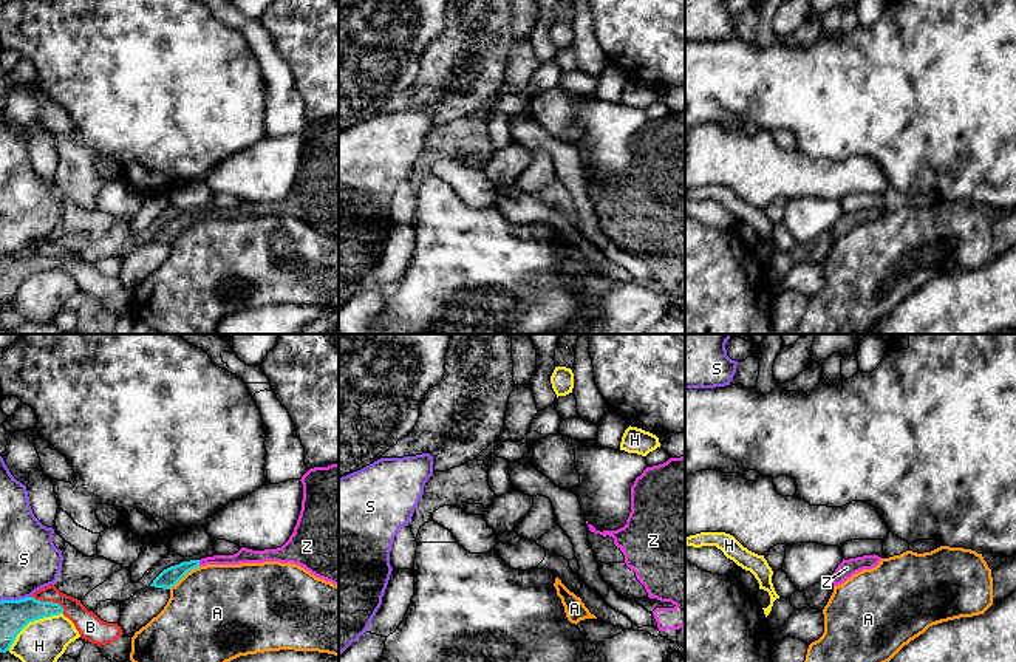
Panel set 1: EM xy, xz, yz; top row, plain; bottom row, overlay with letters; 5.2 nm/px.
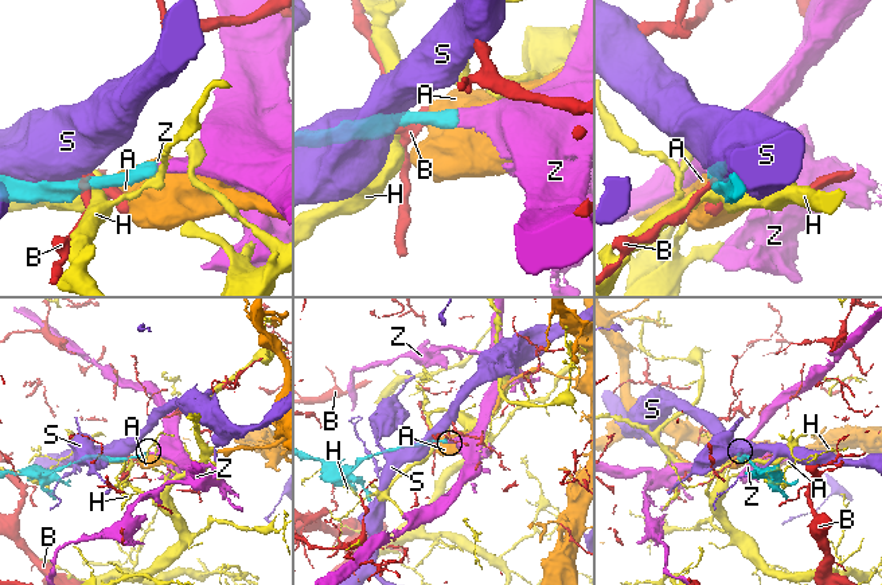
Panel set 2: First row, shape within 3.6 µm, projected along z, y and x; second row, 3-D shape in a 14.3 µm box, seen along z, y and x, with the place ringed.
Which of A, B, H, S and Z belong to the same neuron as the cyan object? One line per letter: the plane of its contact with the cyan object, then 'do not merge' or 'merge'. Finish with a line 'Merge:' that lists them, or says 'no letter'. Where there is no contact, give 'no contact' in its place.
A: contact in xy; do not merge
B: contact in xy; do not merge
H: contact in xy; do not merge
S: contact in xy; do not merge
Z: contact in xy; merge
Merge: Z

